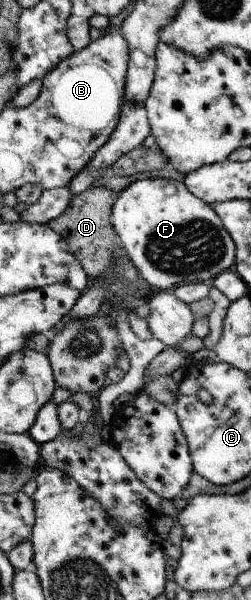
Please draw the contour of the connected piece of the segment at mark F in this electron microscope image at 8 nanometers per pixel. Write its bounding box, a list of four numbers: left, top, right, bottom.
[109,178,235,291]

